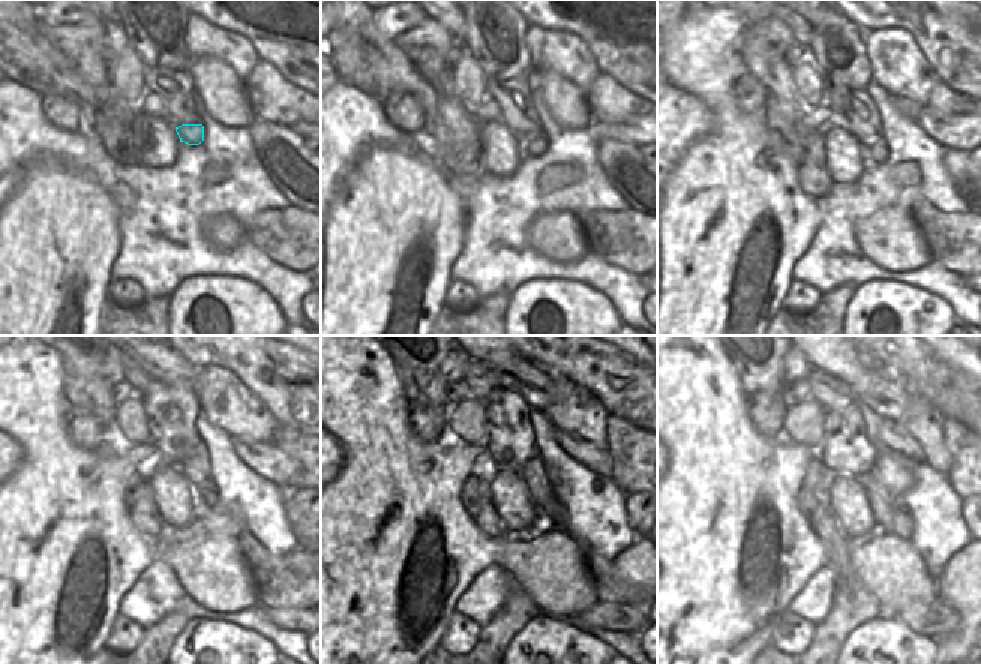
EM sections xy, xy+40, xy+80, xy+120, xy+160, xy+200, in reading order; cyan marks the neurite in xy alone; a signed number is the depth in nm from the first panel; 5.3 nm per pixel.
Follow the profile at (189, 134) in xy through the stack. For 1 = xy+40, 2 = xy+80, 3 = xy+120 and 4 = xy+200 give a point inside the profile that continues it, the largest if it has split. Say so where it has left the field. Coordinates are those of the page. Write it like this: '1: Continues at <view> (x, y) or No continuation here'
1: Continues at xy+40 (534, 144)
2: Continues at xy+80 (876, 153)
3: Continues at xy+120 (206, 493)
4: Continues at xy+200 (902, 520)

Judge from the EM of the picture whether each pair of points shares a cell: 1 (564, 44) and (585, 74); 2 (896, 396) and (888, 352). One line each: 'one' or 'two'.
1: one
2: two

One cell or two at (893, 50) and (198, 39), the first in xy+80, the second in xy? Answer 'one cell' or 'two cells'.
one cell

